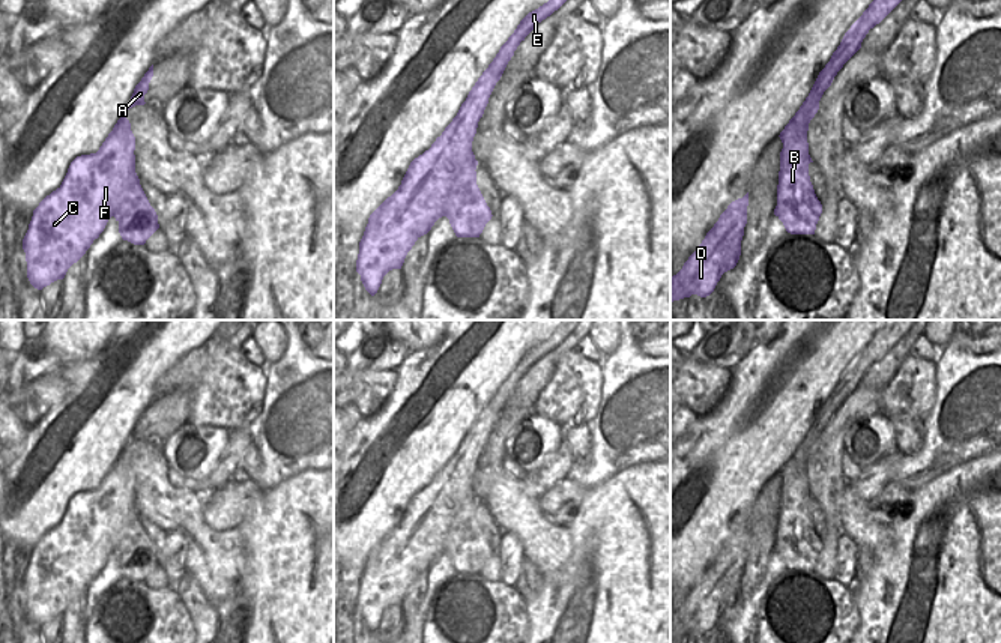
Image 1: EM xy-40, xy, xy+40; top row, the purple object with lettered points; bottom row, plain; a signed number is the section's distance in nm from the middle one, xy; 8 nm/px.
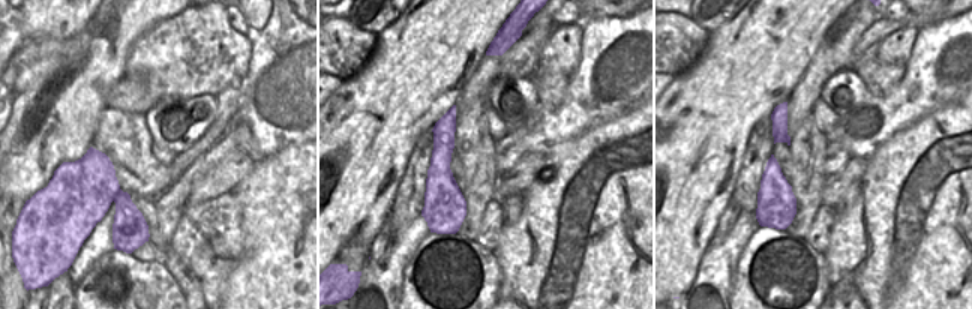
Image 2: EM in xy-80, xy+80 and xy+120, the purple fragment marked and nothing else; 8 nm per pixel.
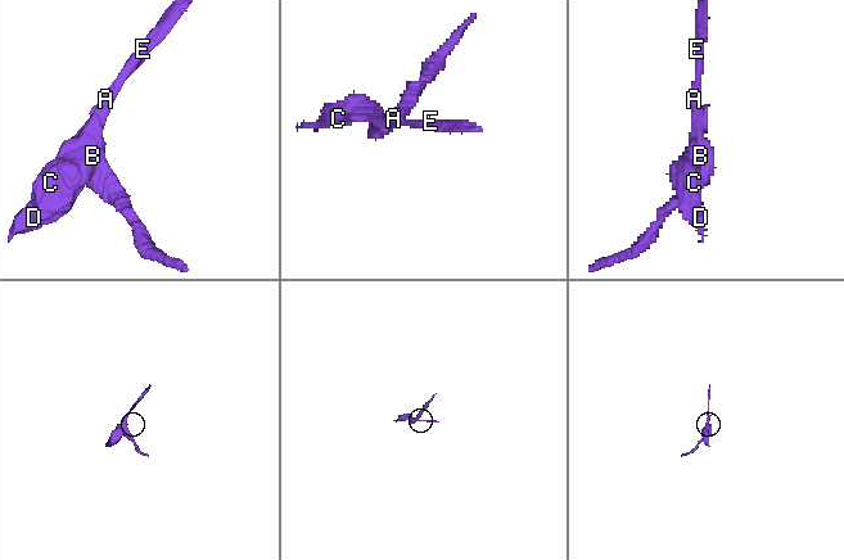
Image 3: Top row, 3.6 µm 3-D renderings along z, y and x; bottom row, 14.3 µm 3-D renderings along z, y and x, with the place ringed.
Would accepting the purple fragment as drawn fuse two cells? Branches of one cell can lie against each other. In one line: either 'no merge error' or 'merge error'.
merge error

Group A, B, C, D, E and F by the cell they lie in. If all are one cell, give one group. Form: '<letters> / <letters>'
A C D E F / B

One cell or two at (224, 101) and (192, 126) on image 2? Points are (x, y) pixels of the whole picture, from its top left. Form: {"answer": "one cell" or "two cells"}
{"answer": "two cells"}

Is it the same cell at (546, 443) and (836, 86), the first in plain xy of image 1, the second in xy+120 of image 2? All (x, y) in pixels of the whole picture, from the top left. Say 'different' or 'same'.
same

